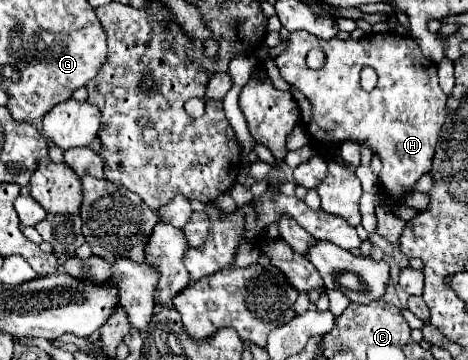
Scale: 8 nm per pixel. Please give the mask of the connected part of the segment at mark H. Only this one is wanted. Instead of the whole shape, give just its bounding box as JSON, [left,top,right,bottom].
[275,31,447,201]

